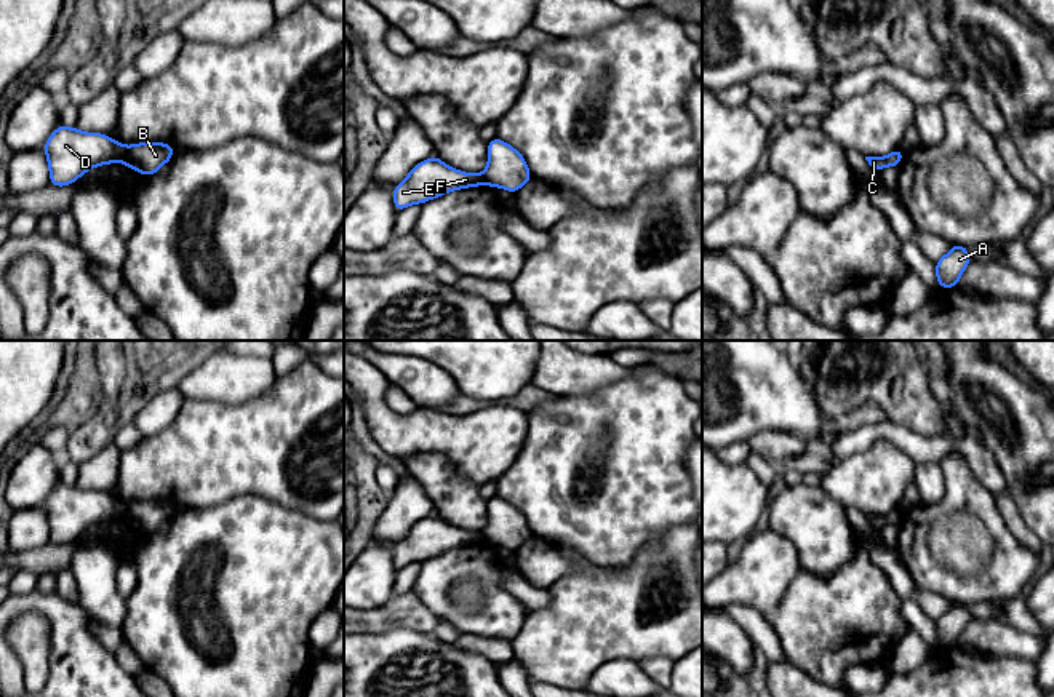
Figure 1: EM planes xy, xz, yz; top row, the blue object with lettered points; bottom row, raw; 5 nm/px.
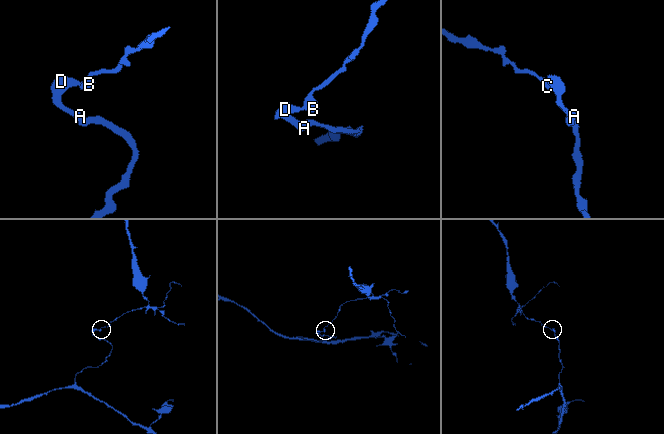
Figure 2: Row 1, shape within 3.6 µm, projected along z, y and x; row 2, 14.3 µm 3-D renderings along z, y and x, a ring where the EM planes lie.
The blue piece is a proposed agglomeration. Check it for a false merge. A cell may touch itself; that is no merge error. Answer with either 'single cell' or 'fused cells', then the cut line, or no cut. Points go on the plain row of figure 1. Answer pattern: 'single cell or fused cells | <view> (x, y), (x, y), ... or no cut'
fused cells | xy (128, 505), (122, 520)

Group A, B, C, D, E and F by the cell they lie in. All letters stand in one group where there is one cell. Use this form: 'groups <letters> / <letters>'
groups A D E F / B C

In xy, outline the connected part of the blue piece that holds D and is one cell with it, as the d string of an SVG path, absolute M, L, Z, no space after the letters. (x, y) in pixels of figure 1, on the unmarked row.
M59 483L42 505L50 526L50 544L74 542L88 528L125 520L128 505L101 491Z

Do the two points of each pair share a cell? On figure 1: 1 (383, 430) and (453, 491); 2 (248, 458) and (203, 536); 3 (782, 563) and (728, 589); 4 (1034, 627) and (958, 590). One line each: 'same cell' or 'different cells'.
1: different cells
2: different cells
3: same cell
4: different cells

